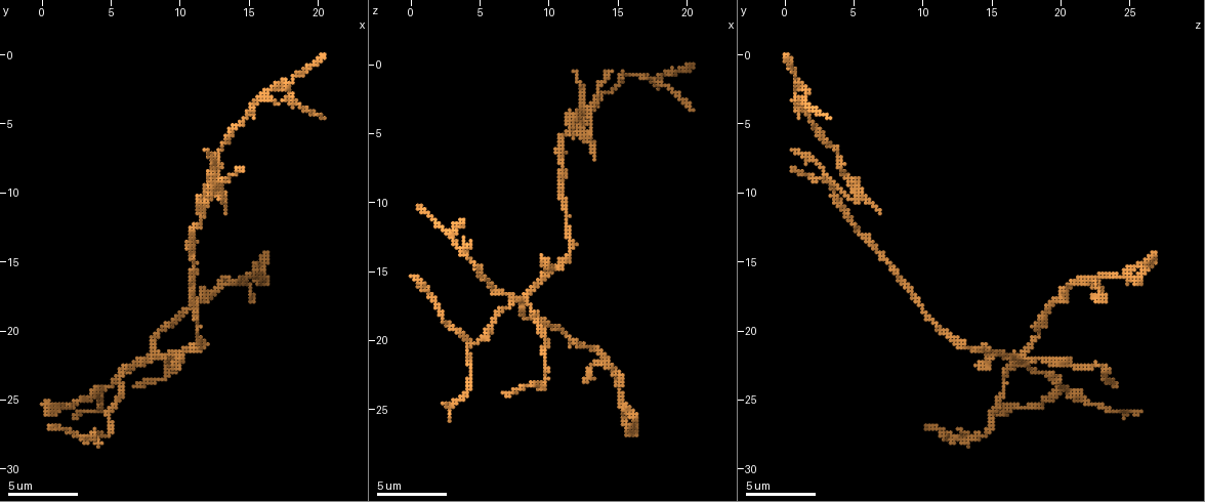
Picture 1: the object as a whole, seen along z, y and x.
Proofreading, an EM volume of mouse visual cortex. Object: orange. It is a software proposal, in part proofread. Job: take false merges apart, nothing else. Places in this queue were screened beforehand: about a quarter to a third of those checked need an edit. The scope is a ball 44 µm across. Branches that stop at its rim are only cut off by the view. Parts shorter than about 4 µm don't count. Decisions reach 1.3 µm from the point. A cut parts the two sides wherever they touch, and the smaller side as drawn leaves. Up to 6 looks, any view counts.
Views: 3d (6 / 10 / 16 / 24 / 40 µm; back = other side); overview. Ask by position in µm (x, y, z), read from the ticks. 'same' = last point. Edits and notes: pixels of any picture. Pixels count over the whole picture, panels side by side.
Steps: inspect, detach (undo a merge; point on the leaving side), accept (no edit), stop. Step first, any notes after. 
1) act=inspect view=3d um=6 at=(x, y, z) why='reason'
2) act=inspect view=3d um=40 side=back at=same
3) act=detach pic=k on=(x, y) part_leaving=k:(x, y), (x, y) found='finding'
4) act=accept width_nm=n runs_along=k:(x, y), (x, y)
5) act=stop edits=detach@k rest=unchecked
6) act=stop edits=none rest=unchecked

act=inspect view=3d um=6 at=(7.8, 21.8, 17.2) why='looks like a crossing'

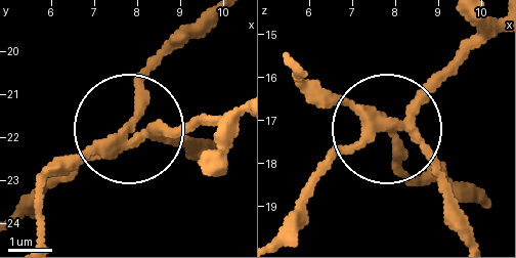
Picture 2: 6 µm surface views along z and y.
act=detach pic=2 on=(60, 168) part_leaving=2:(116, 134), (145, 72), (222, 16) found='a second neuron is stuck on'

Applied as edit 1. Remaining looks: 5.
act=inspect view=3d um=6 at=(4.4, 24.2, 20.0) why='a fork'

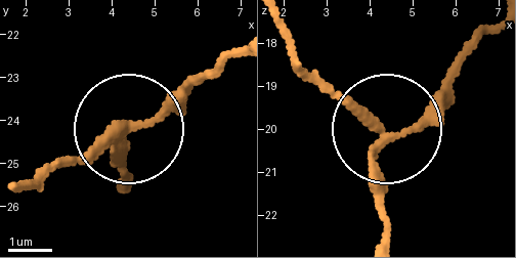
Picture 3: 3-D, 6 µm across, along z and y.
act=detach pic=3 on=(85, 153) arms=3 part_leaving=3:(123, 126), (24, 188) found='two neurons meet here'

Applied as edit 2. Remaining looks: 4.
act=inspect view=3d um=6 at=(11.6, 21.4, 13.6) why='narrows sharply'

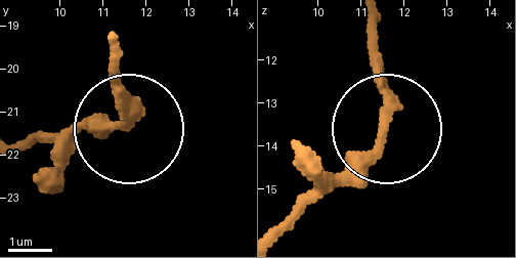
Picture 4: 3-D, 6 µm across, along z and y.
act=inspect view=3d um=6 side=back at=same

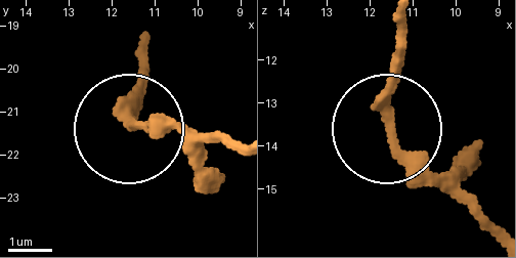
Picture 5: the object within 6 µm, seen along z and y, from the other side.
act=accept runs_along=5:(143, 45), (132, 129), (216, 133) found='continuous, no second neuron'

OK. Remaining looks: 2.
act=stop edits=detach@2,detach@3 rest=unchecked

